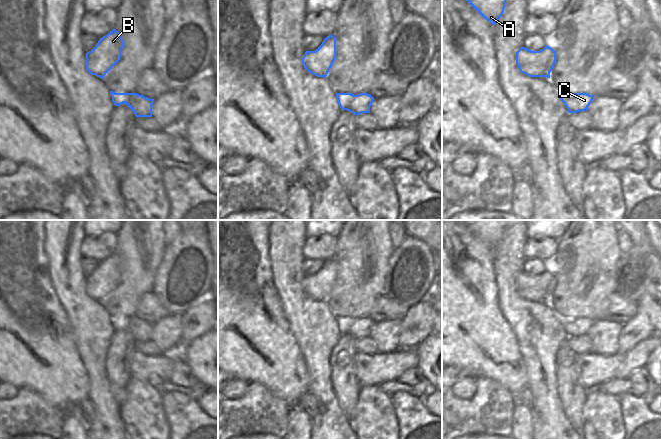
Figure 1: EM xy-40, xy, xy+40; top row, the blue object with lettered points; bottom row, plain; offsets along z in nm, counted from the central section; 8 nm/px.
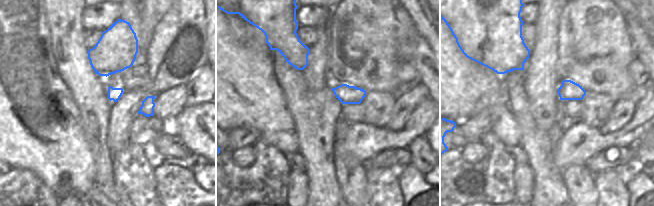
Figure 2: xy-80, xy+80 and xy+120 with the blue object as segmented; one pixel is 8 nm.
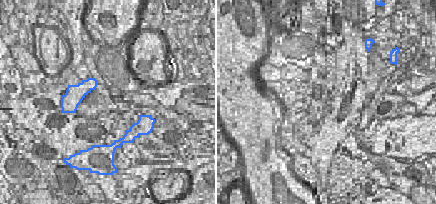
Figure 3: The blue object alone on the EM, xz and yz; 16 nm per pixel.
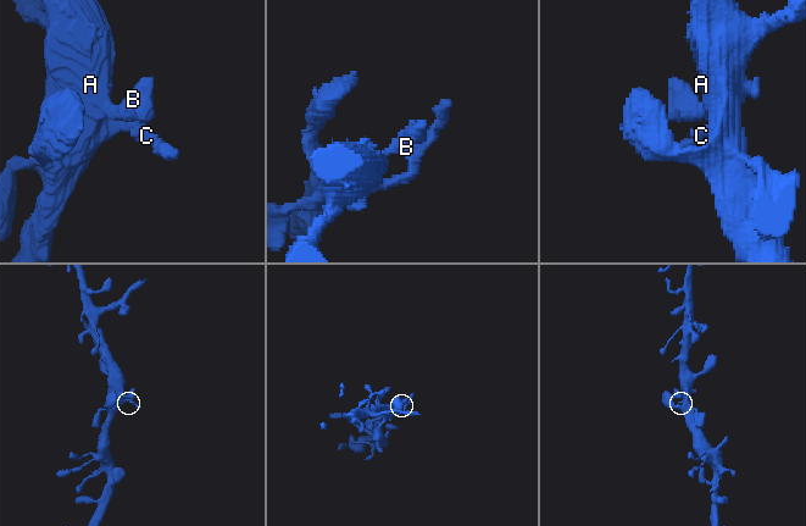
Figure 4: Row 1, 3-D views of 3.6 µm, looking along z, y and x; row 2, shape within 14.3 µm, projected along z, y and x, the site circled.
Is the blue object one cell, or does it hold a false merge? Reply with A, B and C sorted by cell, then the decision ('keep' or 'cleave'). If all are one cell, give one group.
groups A B C; keep

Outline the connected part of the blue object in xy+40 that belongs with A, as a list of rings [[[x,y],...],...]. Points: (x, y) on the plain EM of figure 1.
[[[462,220],[484,243],[493,250],[500,243],[508,220]]]

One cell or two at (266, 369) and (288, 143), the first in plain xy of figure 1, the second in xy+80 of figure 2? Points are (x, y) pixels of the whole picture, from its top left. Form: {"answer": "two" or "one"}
{"answer": "one"}

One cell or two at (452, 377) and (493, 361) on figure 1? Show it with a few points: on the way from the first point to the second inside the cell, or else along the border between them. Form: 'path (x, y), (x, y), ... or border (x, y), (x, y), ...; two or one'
border (452, 365), (462, 367), (470, 376); two

